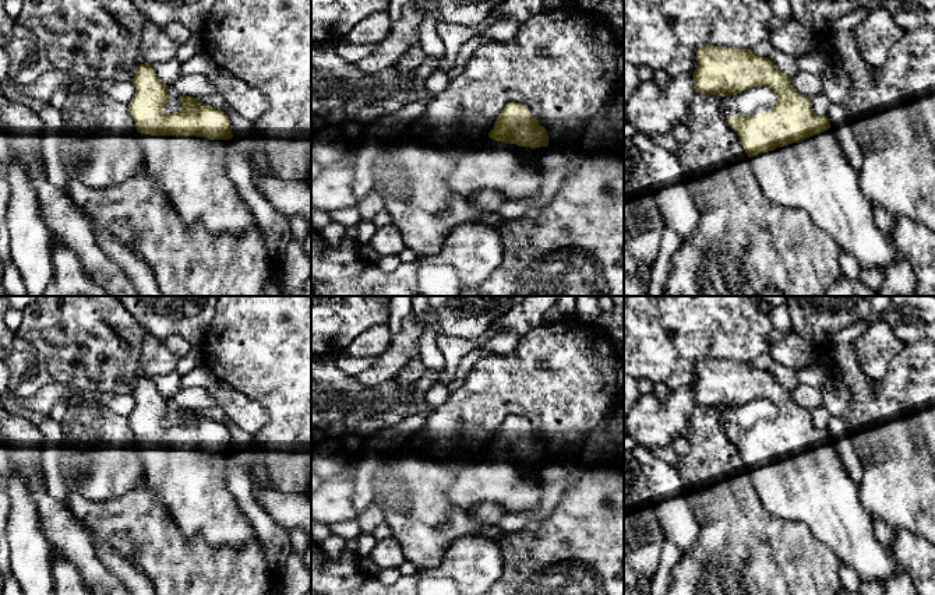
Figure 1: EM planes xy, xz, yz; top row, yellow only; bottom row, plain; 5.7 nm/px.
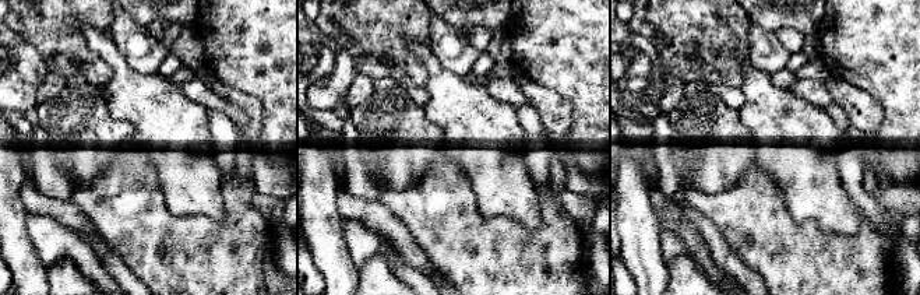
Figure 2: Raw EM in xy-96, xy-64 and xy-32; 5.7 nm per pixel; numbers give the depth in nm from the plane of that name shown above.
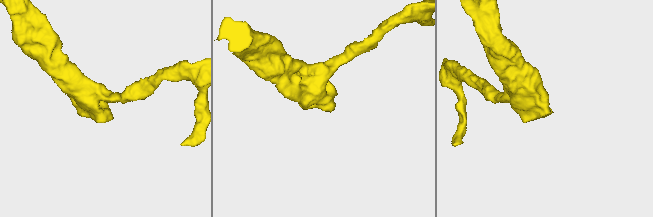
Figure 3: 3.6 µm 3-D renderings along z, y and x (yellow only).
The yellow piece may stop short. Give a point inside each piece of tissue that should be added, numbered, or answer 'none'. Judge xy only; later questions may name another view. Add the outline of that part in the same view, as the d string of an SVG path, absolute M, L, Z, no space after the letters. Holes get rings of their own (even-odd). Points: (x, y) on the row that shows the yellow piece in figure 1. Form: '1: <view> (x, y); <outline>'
1: xy (191, 172); M137 134L142 151L142 165L165 194L181 222L201 223L212 235L240 237L254 225L254 215L243 200L226 165L229 140L209 140L197 135Z

